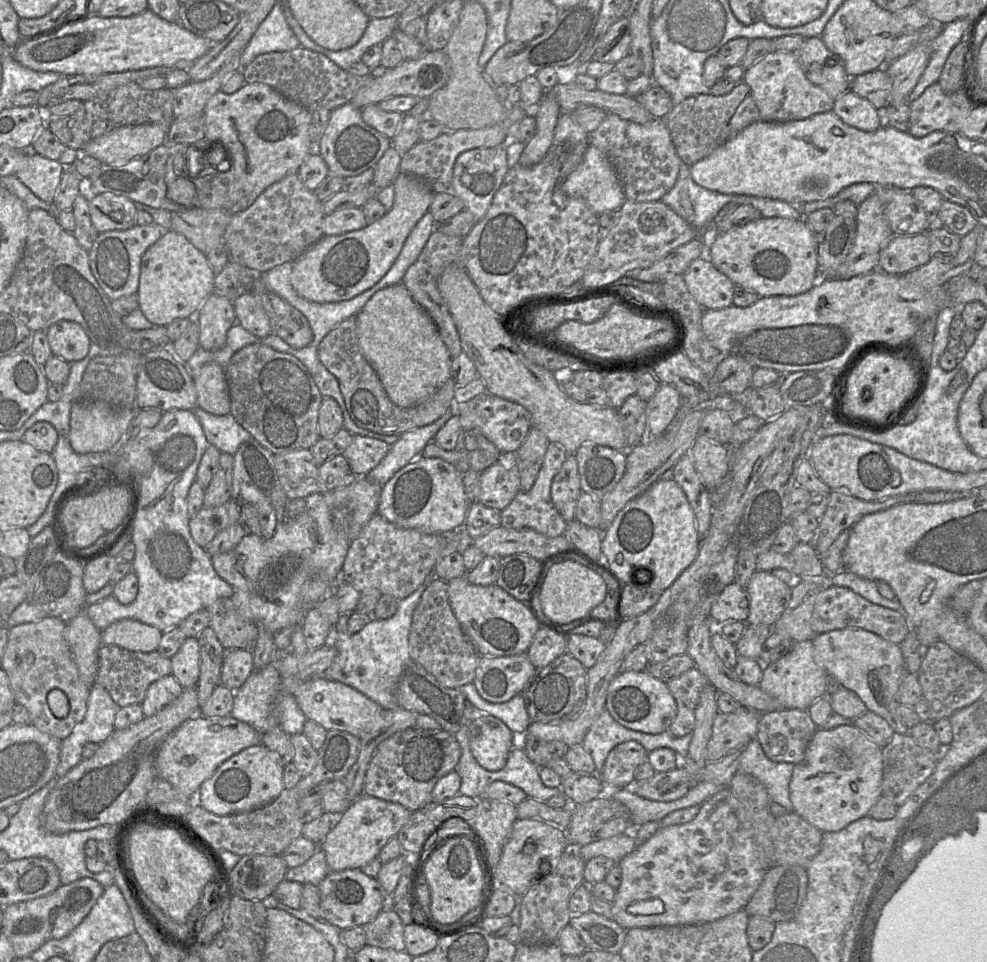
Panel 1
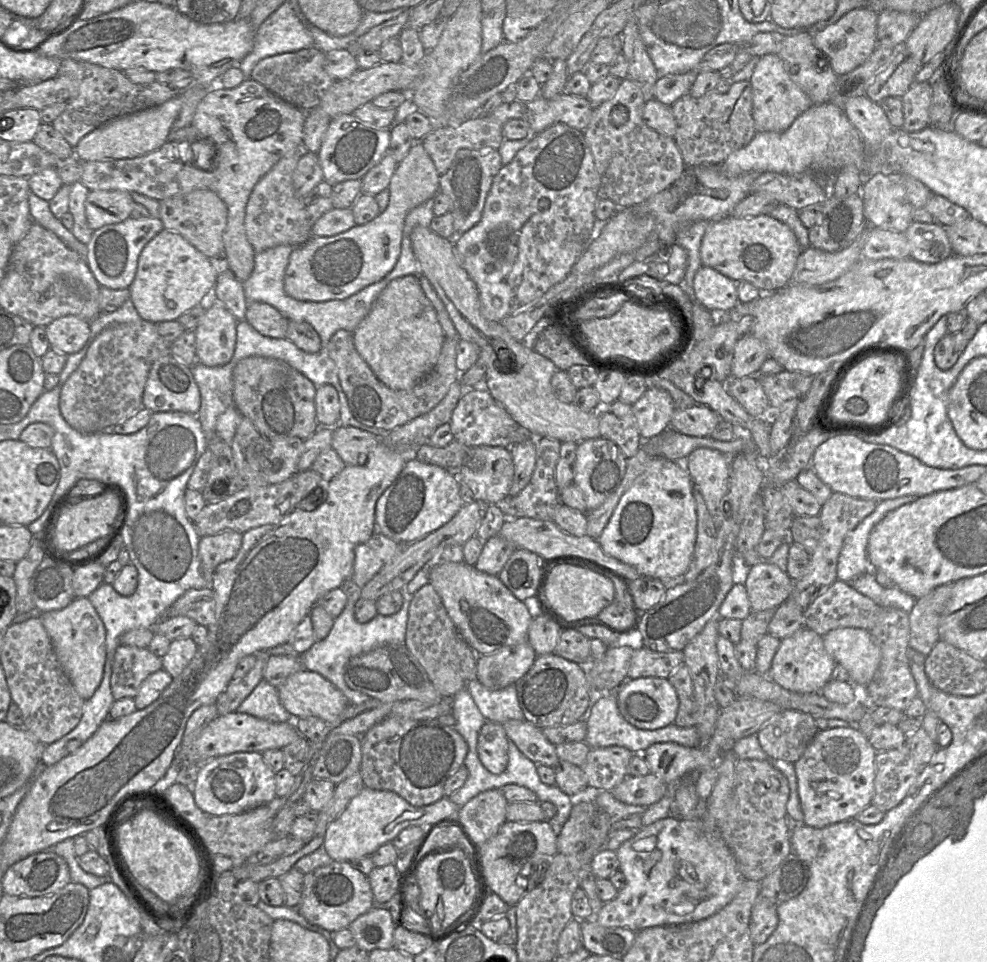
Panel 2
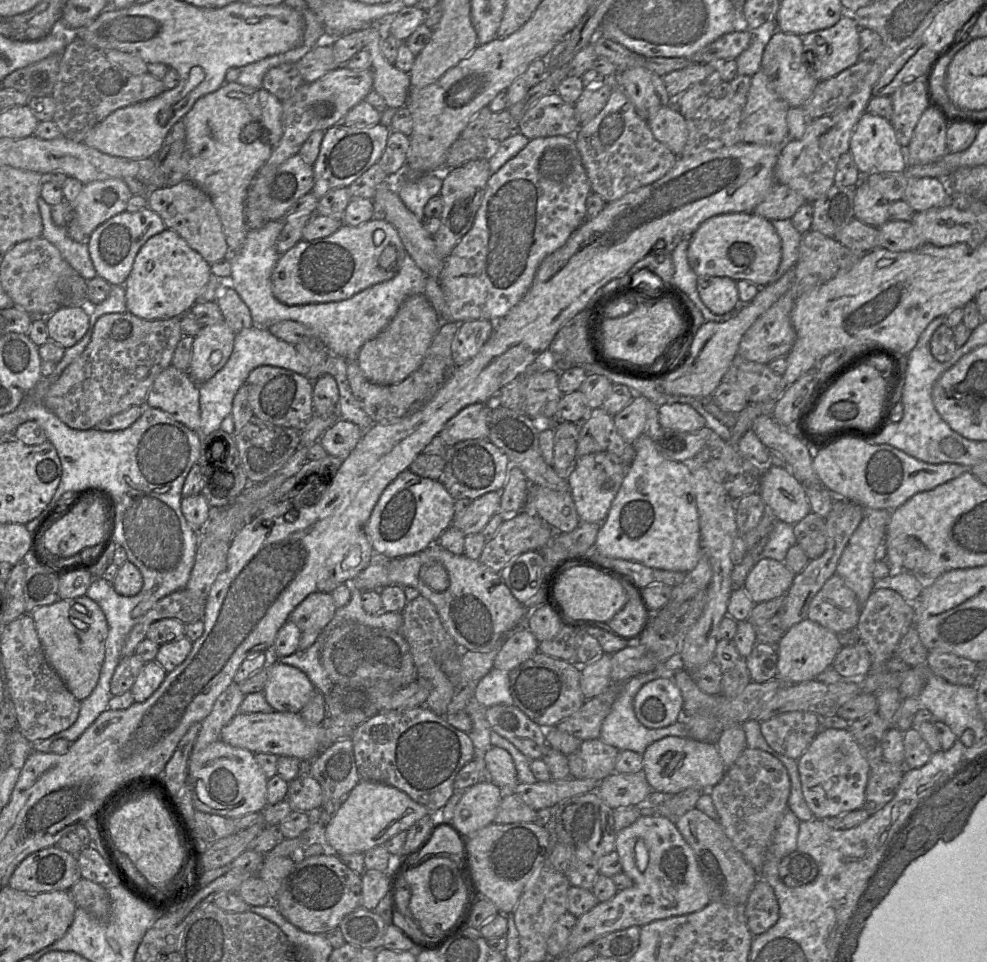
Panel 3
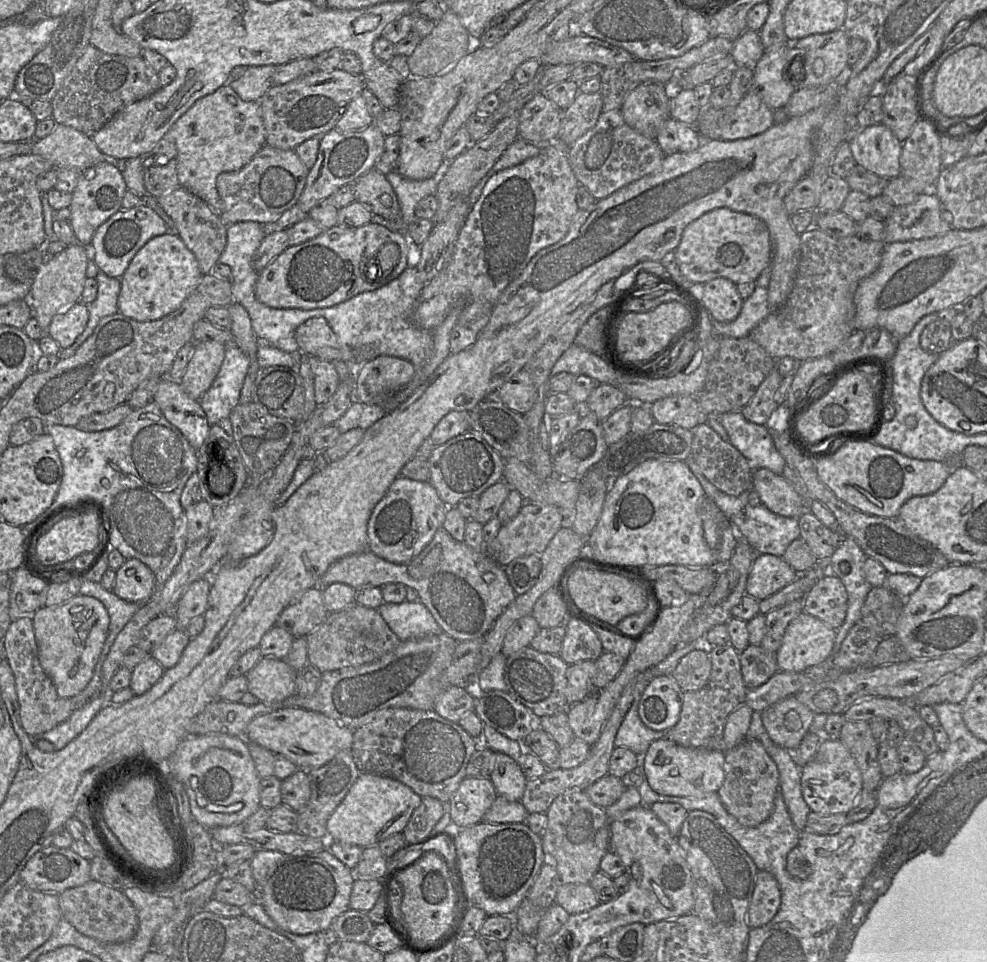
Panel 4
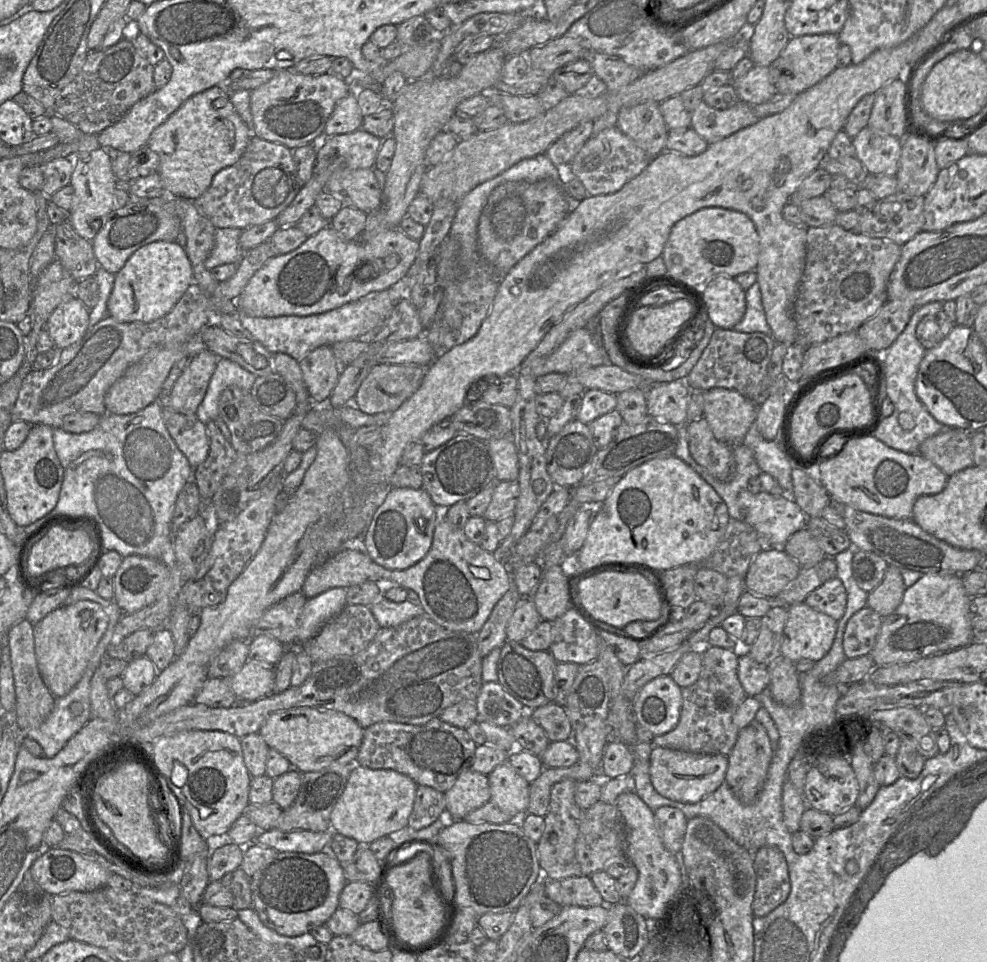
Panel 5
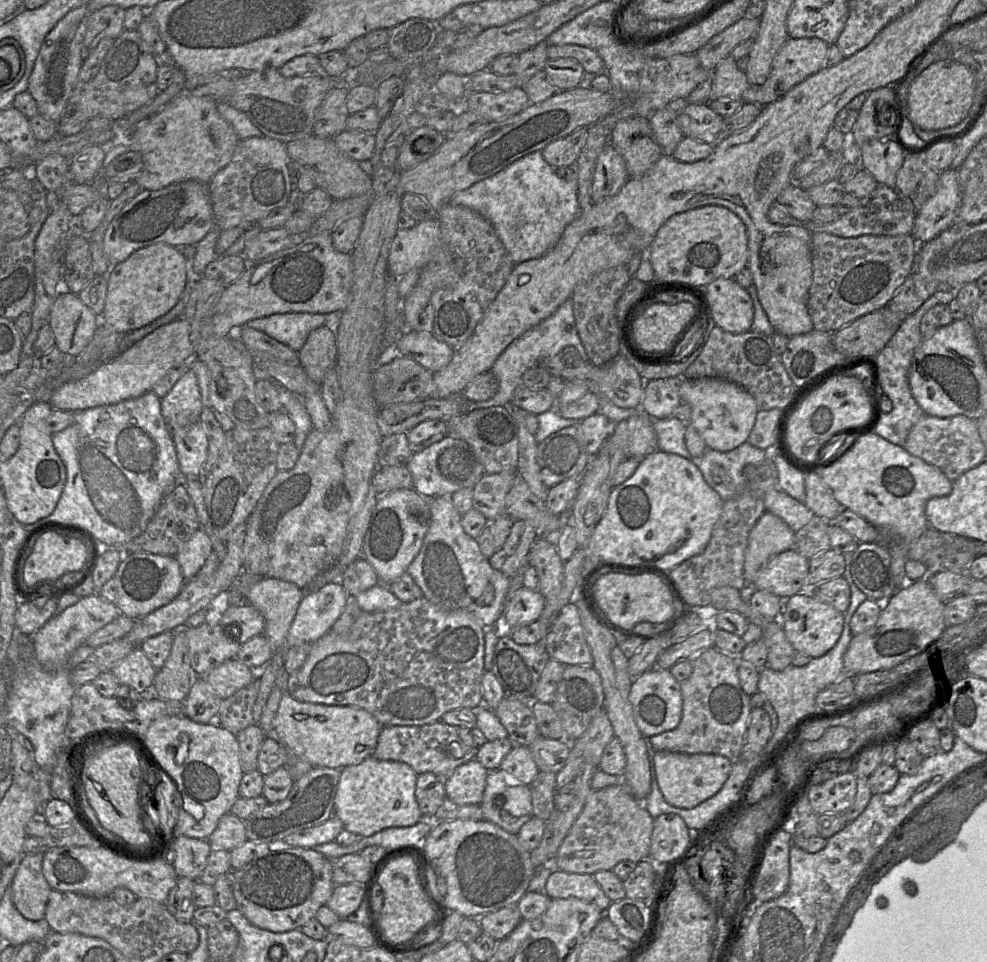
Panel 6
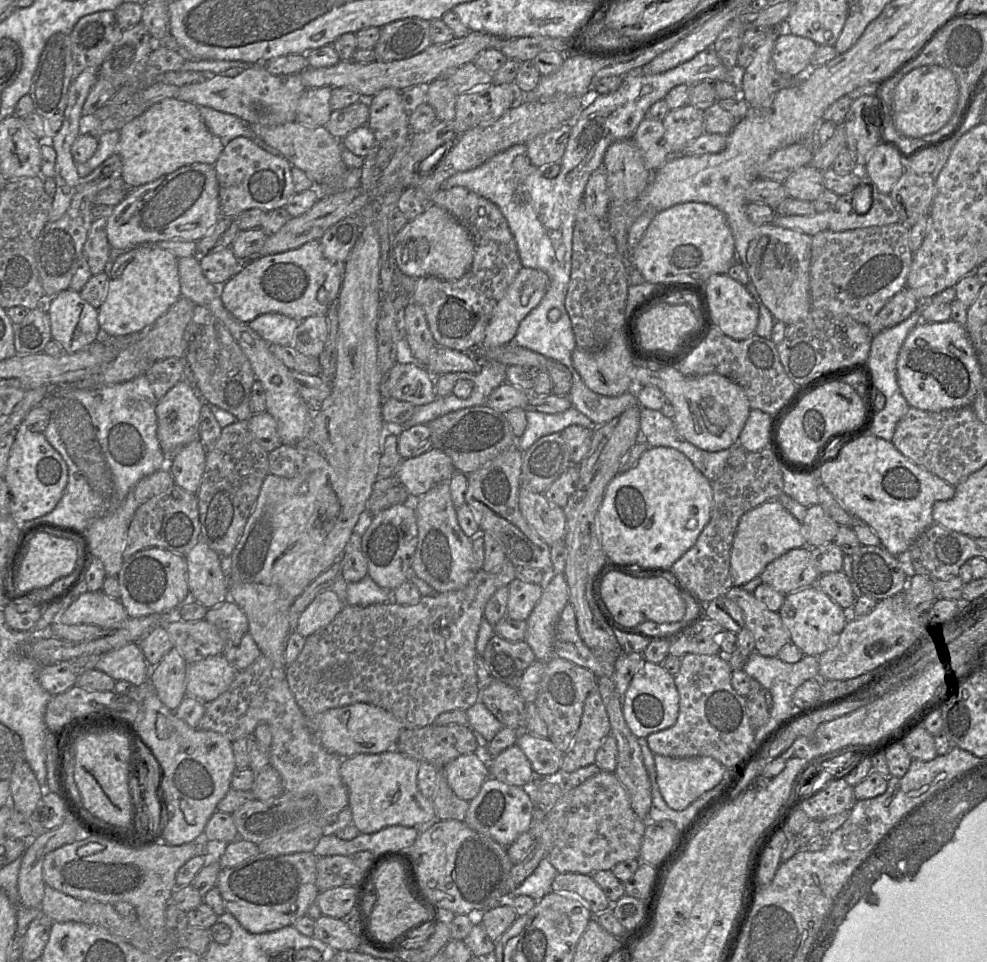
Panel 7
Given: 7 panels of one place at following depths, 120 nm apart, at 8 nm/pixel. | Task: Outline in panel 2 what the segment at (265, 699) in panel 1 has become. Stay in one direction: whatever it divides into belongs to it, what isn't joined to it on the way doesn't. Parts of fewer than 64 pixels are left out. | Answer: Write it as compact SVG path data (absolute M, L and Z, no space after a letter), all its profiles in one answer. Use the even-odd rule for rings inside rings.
M262 679L236 712L270 722L293 722L294 718L281 704L277 687Z

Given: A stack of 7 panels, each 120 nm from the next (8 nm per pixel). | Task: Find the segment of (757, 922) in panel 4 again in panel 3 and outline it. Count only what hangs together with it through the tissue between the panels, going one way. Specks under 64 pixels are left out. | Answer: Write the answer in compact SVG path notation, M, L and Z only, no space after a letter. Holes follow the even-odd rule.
M759 878L745 903L745 914L750 932L756 936L766 932L779 919L779 904L773 888Z

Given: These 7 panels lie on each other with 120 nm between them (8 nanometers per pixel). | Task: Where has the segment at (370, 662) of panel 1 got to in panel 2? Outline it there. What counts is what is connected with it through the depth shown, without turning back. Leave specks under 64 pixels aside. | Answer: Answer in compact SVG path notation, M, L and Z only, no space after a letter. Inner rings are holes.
M429 566L422 568L412 580L401 590L404 597L403 605L398 613L390 616L377 614L367 623L359 623L355 618L355 605L361 598L361 589L353 583L353 587L347 590L348 600L342 613L335 618L330 633L321 641L316 642L308 651L299 655L304 669L316 672L329 680L347 698L349 704L360 705L371 697L348 687L345 682L345 667L348 661L361 654L370 652L387 644L405 644L406 627L409 605L413 595L423 586L429 584Z

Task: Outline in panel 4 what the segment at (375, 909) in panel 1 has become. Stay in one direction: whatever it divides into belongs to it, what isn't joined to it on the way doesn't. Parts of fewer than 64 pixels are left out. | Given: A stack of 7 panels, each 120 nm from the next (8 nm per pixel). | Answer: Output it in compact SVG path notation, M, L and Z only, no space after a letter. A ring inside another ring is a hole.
M330 851L285 855L263 887L258 885L258 900L269 917L282 929L305 935L330 928L333 920L350 909L349 901L356 876Z

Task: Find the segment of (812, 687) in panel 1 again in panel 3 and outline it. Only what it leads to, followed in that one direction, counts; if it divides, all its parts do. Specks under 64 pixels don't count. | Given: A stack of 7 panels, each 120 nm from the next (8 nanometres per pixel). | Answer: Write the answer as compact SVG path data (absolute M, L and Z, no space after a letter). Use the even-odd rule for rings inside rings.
M806 618L787 630L778 642L777 677L787 684L814 680L817 675L832 666L841 646L838 633Z

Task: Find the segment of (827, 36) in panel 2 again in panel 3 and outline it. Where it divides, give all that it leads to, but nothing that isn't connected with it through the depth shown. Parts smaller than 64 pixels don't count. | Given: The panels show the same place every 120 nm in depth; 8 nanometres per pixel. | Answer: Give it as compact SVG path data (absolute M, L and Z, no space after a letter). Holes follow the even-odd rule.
M844 13L832 27L801 35L808 72L818 81L829 79L850 68L859 61L860 28L849 13Z

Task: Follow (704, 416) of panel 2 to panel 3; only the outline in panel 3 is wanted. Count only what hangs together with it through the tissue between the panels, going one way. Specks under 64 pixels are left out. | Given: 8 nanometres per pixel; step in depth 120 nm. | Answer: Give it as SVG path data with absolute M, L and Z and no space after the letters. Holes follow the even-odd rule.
M683 403L659 406L658 420L661 427L680 432L693 432L705 427L703 416L689 404Z

